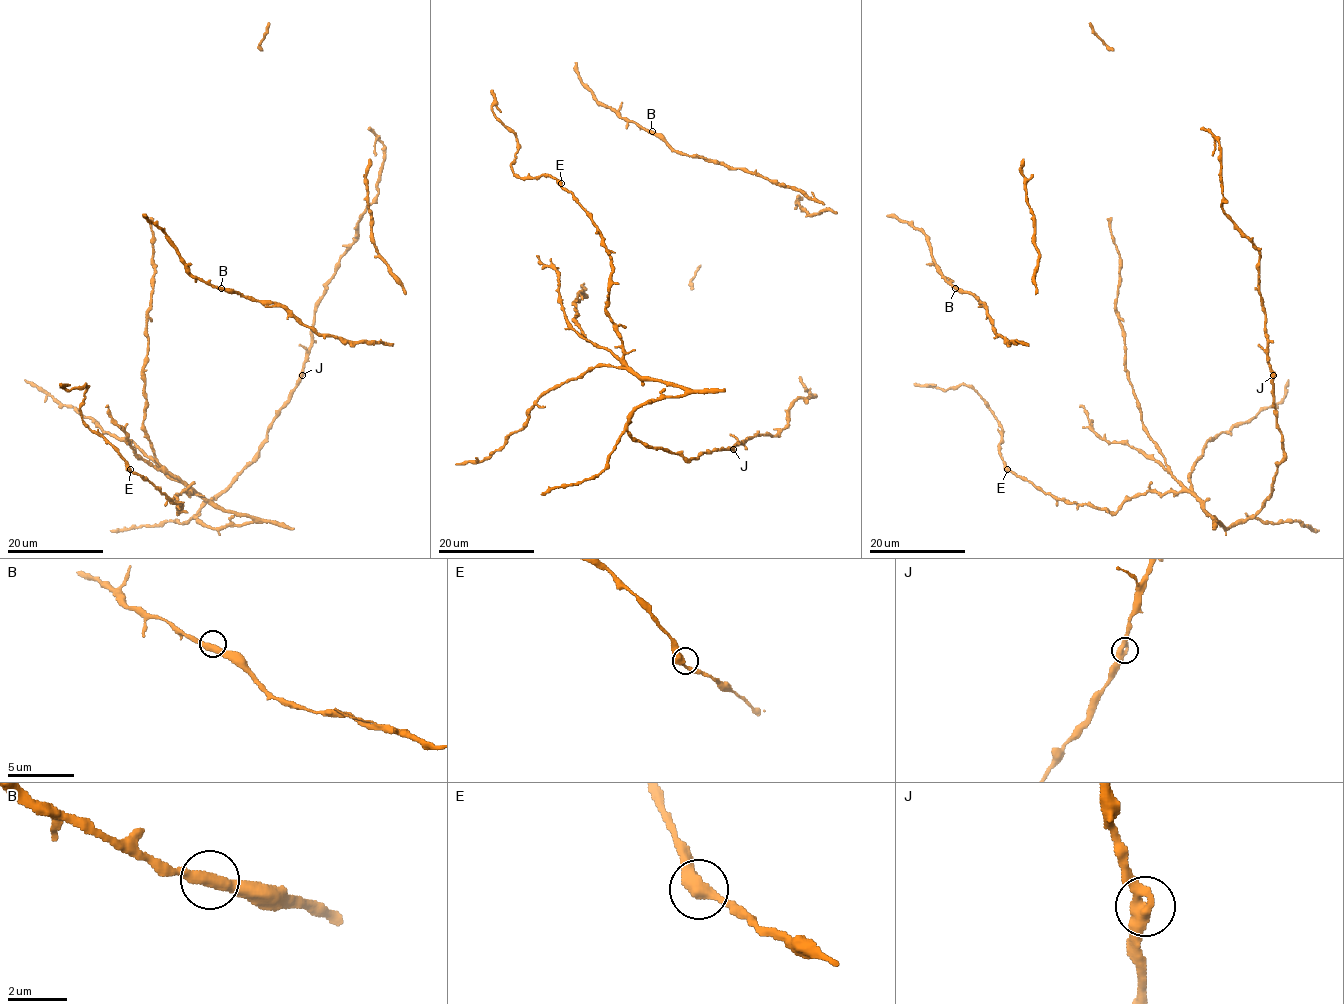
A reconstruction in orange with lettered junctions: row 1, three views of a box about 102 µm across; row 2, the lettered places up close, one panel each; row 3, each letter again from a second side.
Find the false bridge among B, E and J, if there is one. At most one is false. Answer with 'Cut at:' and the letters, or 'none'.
Cut at: none

